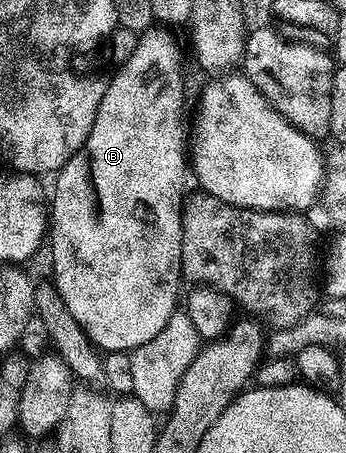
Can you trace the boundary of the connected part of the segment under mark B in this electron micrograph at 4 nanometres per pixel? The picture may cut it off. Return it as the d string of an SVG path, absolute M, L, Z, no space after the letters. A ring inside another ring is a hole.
M152 29L139 35L139 44L133 49L133 53L129 53L129 57L124 63L118 64L116 73L112 79L106 80L107 88L101 97L101 105L97 105L97 117L93 121L93 129L89 129L89 137L85 141L85 145L74 157L68 161L65 166L57 172L55 179L55 195L49 199L49 247L51 243L51 275L56 293L64 303L64 309L71 313L77 321L77 325L84 330L85 334L91 339L100 352L106 351L124 351L130 353L136 351L141 345L145 345L145 341L153 341L153 337L157 337L157 333L161 333L161 329L165 329L165 321L169 321L169 317L177 310L178 301L181 299L181 291L179 295L179 283L181 284L181 276L183 274L183 266L181 265L181 241L183 240L183 205L185 202L185 194L183 195L183 186L187 183L187 175L189 179L189 155L185 150L183 152L183 55L179 52L179 47L175 44L171 37L172 32L167 29Z

